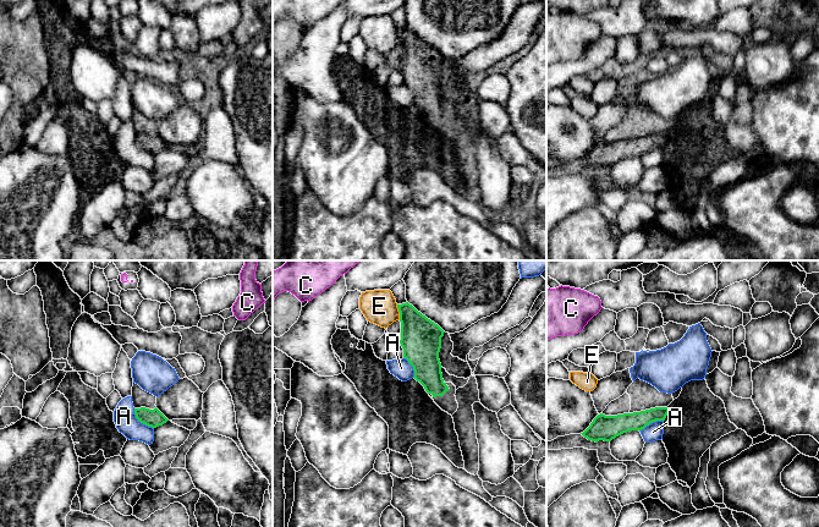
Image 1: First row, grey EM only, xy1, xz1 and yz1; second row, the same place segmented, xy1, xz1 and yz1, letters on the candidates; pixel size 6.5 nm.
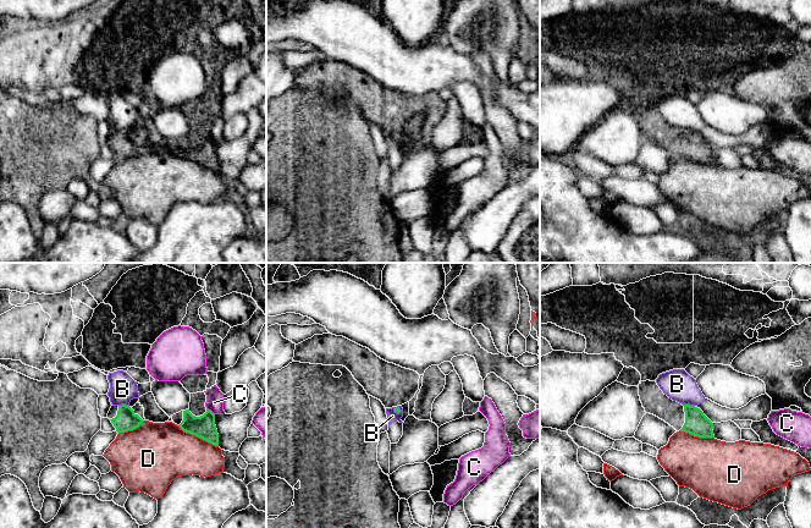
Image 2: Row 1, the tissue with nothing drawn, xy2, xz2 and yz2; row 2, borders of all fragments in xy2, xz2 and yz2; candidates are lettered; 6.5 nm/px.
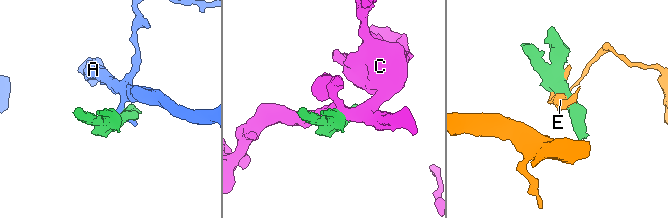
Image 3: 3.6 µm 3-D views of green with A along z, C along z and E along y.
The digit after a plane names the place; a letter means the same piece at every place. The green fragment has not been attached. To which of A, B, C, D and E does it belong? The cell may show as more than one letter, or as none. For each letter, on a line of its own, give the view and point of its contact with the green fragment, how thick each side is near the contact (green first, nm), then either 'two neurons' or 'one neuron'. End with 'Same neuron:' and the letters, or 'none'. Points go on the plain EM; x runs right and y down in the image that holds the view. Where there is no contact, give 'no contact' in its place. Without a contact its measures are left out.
A: contact xy1 (141, 148); calibres 120 and 140 nm; two neurons
B: contact yz2 (689, 131); calibres 160 and 200 nm; two neurons
C: contact xy2 (210, 137); calibres 150 and 110 nm; two neurons
D: contact xy2 (198, 163); calibres 150 and 380 nm; two neurons
E: contact xz1 (400, 38); calibres 280 and 220 nm; two neurons
Same neuron: none

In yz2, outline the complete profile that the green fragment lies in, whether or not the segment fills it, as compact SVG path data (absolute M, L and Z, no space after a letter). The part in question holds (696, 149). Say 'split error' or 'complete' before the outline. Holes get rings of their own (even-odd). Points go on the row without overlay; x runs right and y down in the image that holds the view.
split error; M641 108L638 114L646 139L658 143L677 158L699 164L715 164L713 149L700 134L673 127L663 120L656 108Z

